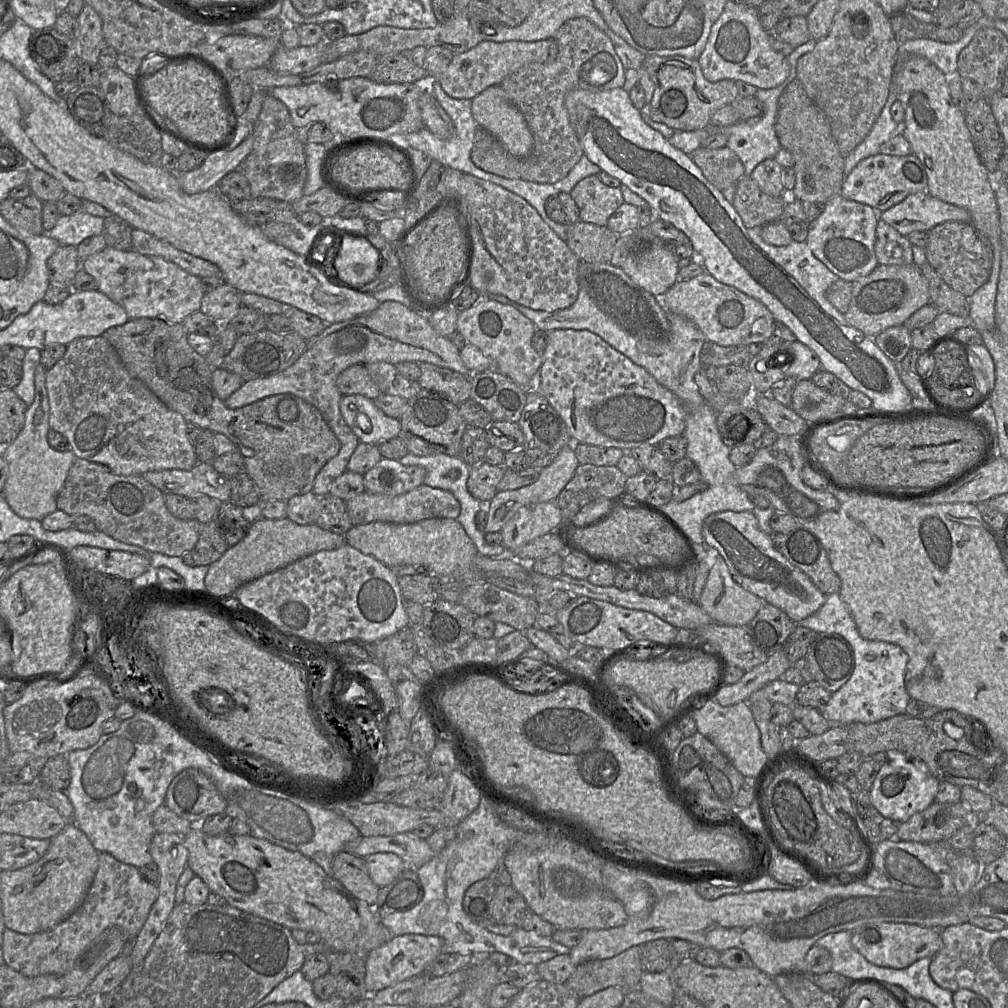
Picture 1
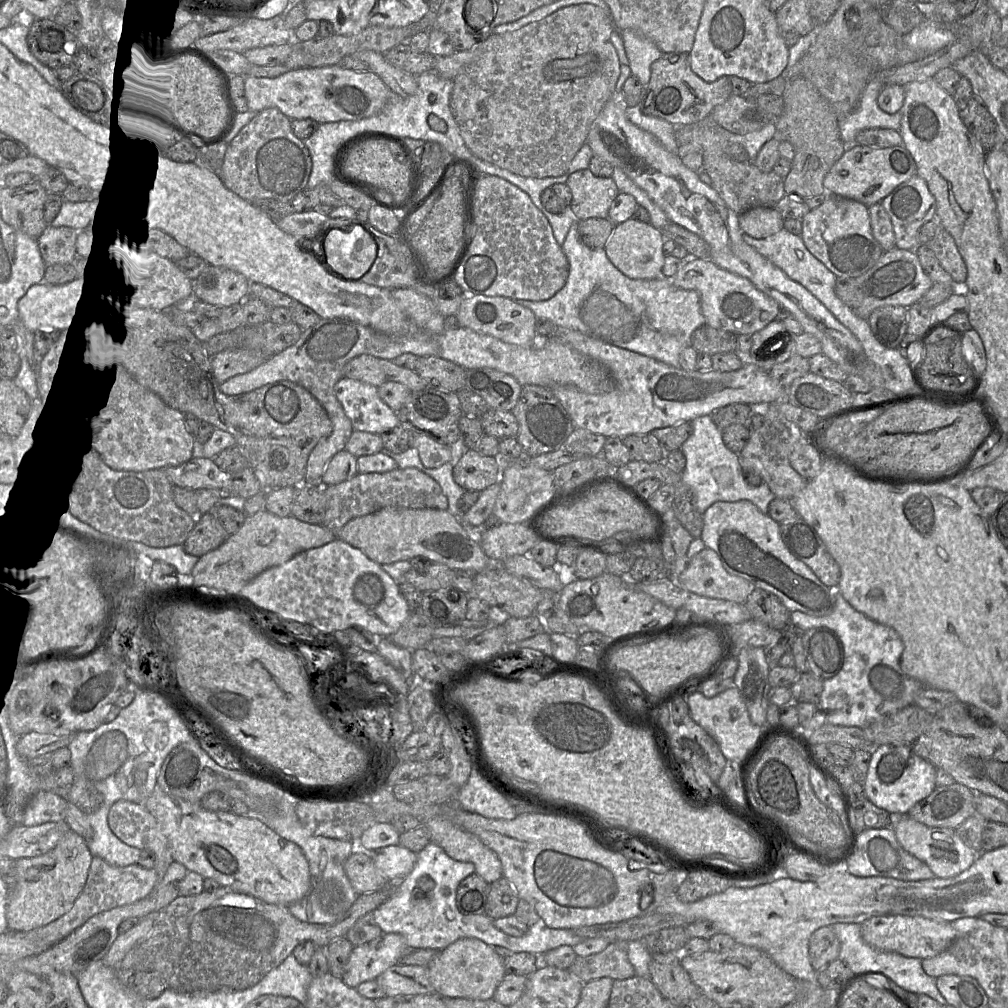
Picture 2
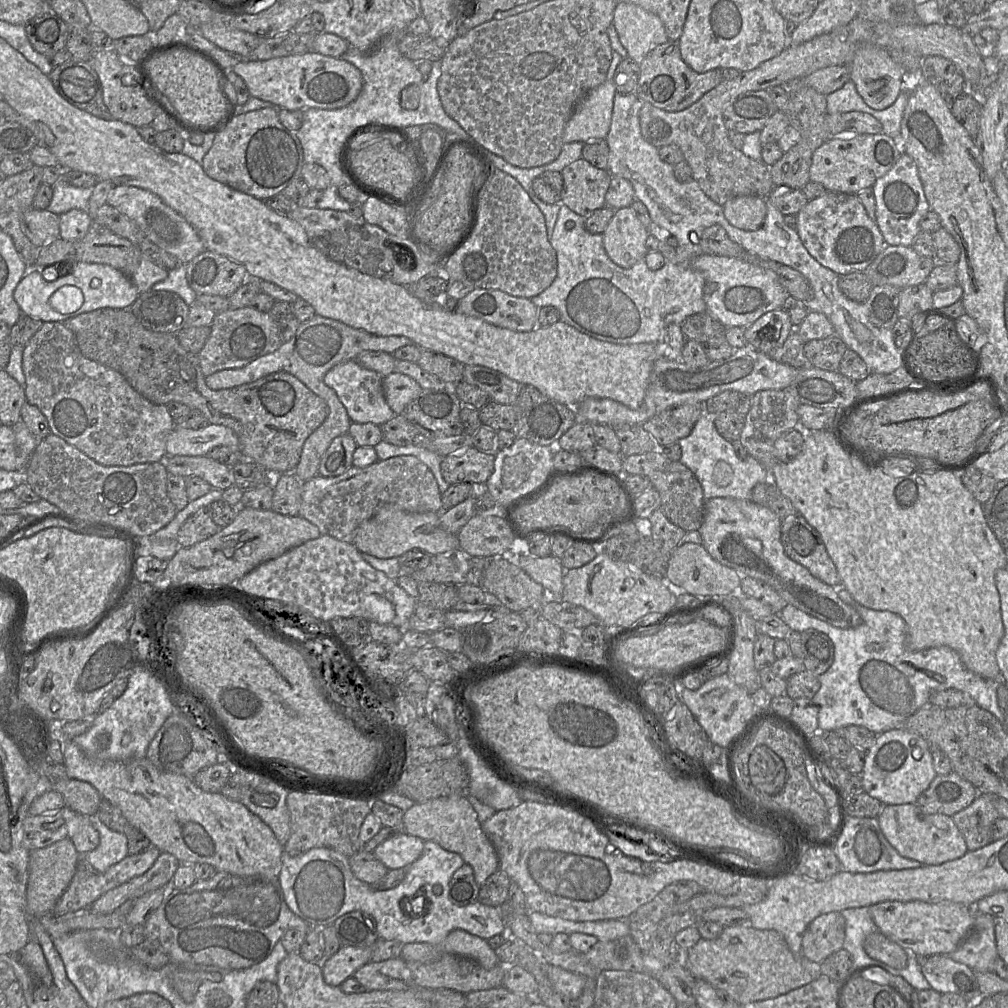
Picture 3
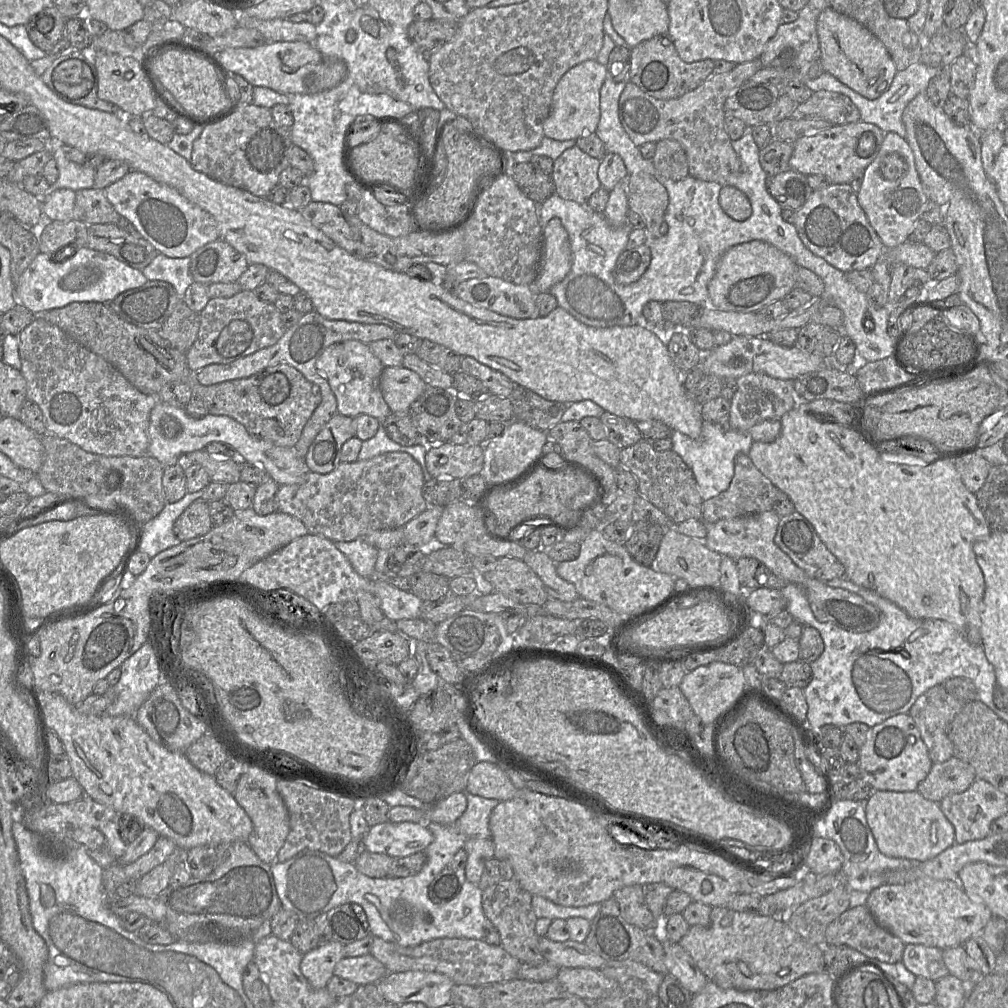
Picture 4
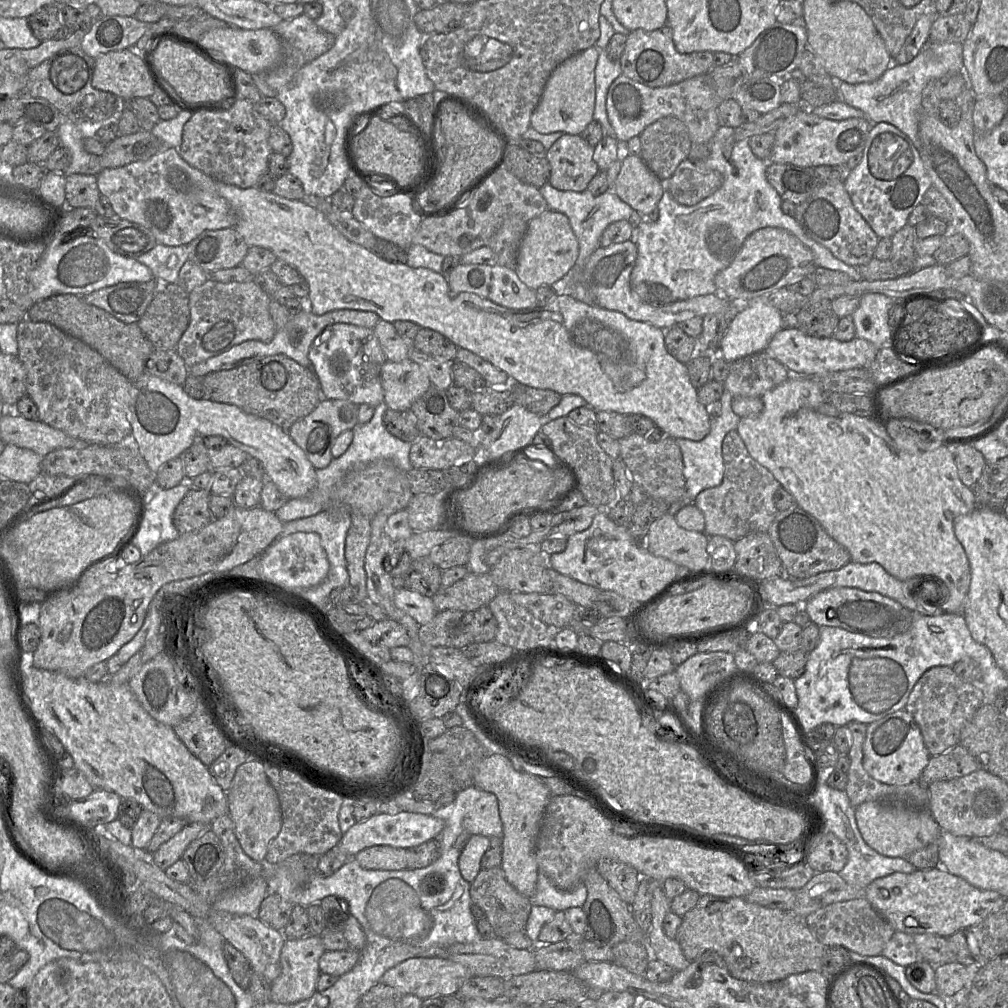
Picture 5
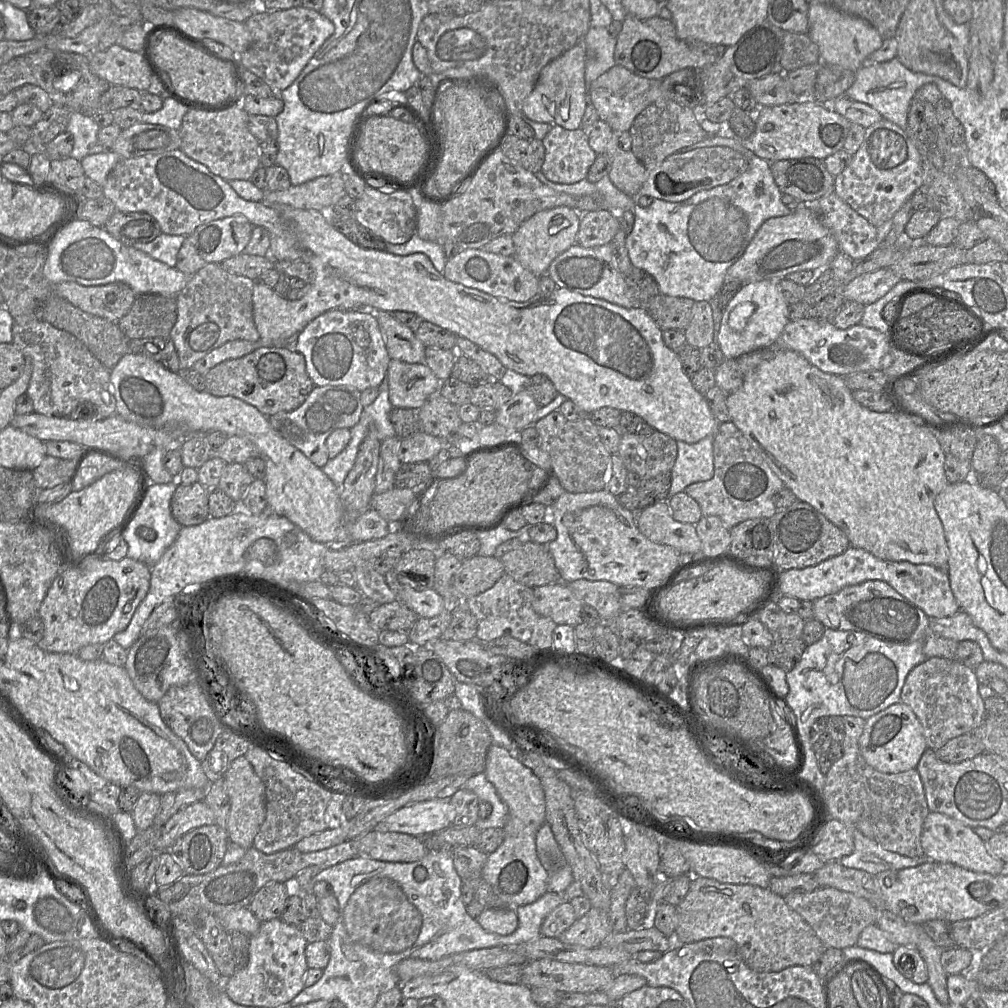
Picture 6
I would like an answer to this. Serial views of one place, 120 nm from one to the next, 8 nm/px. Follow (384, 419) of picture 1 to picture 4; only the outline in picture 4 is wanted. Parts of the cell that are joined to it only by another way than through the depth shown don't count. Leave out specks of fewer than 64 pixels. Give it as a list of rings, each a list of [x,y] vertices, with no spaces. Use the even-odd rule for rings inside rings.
[[[358,340],[338,342],[327,347],[316,362],[318,372],[328,381],[333,391],[338,412],[354,418],[367,414],[383,421],[392,413],[380,390],[380,376],[384,368],[371,352],[368,344]]]

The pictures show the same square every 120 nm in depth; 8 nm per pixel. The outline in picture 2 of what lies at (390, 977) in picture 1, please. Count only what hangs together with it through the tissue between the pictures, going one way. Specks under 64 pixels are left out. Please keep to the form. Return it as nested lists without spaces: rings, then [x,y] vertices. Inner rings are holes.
[[[383,933],[368,943],[355,946],[351,952],[346,972],[341,980],[346,985],[355,989],[365,981],[375,980],[388,968],[400,963],[407,947],[408,945],[404,937],[397,933]]]

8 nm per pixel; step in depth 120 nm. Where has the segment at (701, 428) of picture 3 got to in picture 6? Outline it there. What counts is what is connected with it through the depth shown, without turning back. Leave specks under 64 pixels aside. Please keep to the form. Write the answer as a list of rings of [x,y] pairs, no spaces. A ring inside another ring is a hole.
[[[709,435],[693,444],[676,441],[678,454],[670,472],[668,504],[670,497],[685,491],[690,484],[707,481],[713,477],[713,441],[714,435]]]

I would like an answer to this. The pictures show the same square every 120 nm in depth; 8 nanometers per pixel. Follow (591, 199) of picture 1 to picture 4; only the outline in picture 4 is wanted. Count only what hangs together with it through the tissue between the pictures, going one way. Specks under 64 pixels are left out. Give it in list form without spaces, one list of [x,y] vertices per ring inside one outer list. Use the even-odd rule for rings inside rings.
[[[577,145],[565,150],[553,161],[556,193],[565,200],[588,204],[592,194],[601,187],[598,177],[600,162]]]

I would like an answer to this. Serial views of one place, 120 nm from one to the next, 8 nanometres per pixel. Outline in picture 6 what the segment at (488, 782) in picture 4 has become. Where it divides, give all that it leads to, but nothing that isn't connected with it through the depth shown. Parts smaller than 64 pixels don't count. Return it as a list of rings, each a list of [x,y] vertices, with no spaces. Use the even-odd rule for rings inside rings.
[[[492,744],[488,749],[484,773],[507,806],[508,819],[504,826],[504,840],[488,855],[482,877],[508,907],[531,904],[548,891],[550,879],[536,851],[536,834],[546,822],[542,785],[532,770],[516,759],[514,751],[508,751],[497,744]]]

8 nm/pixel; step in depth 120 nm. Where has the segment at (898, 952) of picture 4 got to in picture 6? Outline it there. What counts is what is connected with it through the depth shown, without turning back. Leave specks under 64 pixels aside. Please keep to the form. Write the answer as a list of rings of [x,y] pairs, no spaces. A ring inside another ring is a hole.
[[[818,888],[809,893],[792,893],[784,897],[786,904],[801,915],[804,920],[812,927],[818,938],[825,947],[844,949],[856,946],[858,938],[869,925],[875,924],[877,909],[866,899],[858,897],[853,893],[844,892],[836,888]]]

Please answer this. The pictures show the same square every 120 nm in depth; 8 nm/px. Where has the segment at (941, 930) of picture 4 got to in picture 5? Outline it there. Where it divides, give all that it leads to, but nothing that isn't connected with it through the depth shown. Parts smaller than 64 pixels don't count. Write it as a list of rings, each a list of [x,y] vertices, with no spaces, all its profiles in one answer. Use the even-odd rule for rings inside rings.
[[[943,867],[878,878],[867,886],[865,899],[895,932],[910,936],[933,934],[946,939],[957,931],[968,930],[981,923],[1005,902],[998,892],[978,889]]]

